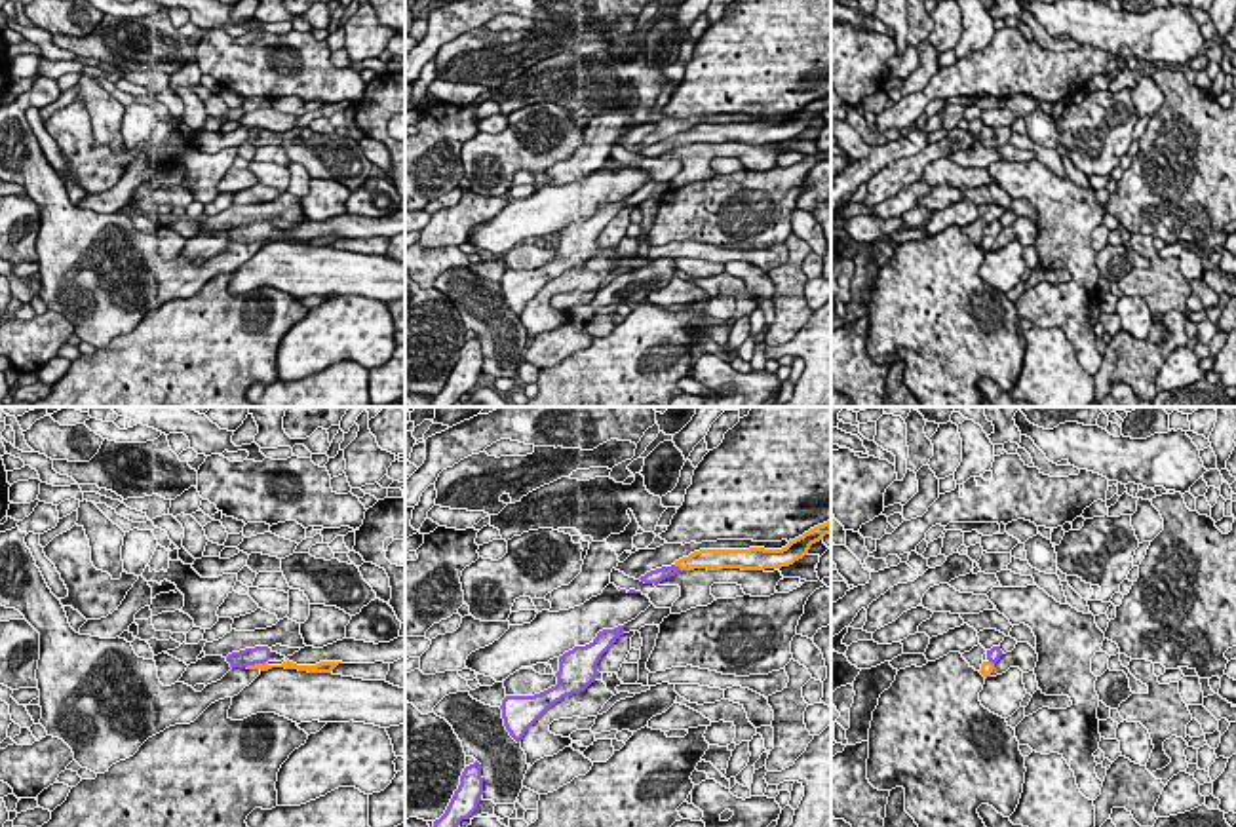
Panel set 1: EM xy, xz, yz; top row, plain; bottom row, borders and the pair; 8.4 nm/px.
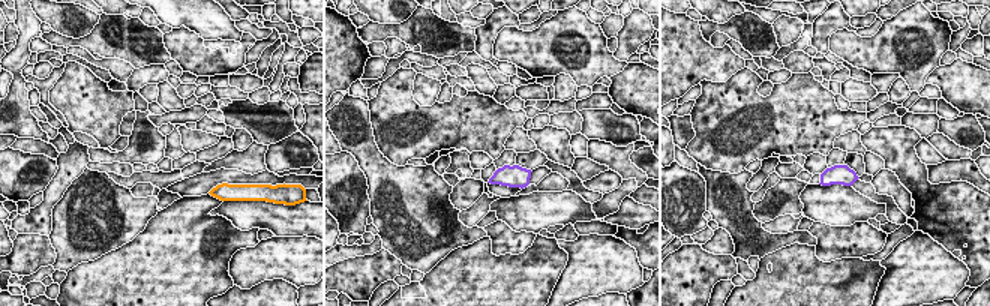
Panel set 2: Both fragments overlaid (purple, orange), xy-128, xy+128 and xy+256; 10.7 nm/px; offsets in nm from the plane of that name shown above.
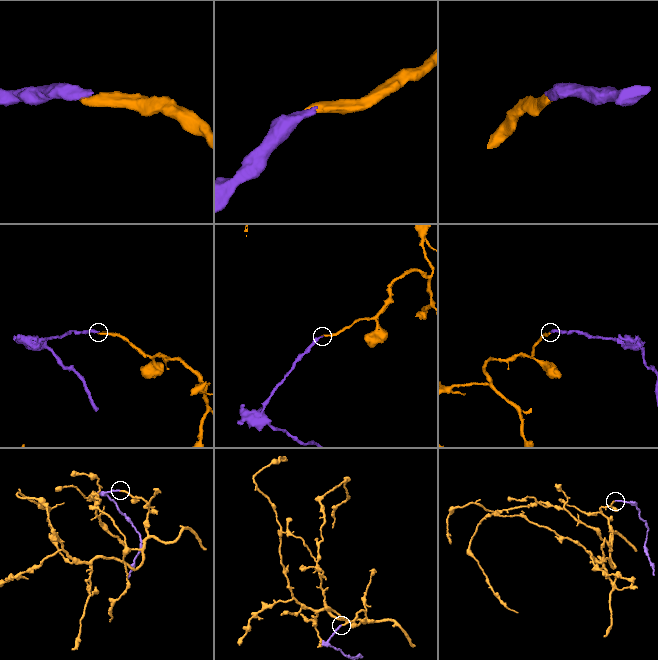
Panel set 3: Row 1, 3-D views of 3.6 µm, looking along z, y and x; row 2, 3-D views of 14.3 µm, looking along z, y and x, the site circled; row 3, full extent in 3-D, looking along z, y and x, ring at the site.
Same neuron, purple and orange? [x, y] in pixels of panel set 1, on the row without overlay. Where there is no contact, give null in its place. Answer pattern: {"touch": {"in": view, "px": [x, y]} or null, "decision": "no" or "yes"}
{"touch": {"in": "xy", "px": [255, 236]}, "decision": "yes"}

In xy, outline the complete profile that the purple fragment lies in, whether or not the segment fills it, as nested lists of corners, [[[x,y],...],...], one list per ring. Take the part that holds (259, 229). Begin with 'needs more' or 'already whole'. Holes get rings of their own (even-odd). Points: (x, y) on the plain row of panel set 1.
needs more | [[[268,221],[245,222],[226,230],[230,241],[247,241],[247,243],[261,243],[261,245],[268,245],[272,241],[285,241],[285,243],[299,243],[308,247],[331,247],[338,238],[342,238],[342,236],[319,236],[316,240],[297,240],[287,234],[281,240],[268,240],[266,238],[268,234],[270,234]]]

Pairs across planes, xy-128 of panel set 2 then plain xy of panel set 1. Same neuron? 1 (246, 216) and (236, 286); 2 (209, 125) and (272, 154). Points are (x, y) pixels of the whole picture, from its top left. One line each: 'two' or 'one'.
1: one
2: one

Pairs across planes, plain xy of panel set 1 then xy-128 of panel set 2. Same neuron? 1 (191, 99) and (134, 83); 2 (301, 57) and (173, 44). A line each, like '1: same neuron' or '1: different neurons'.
1: different neurons
2: same neuron

